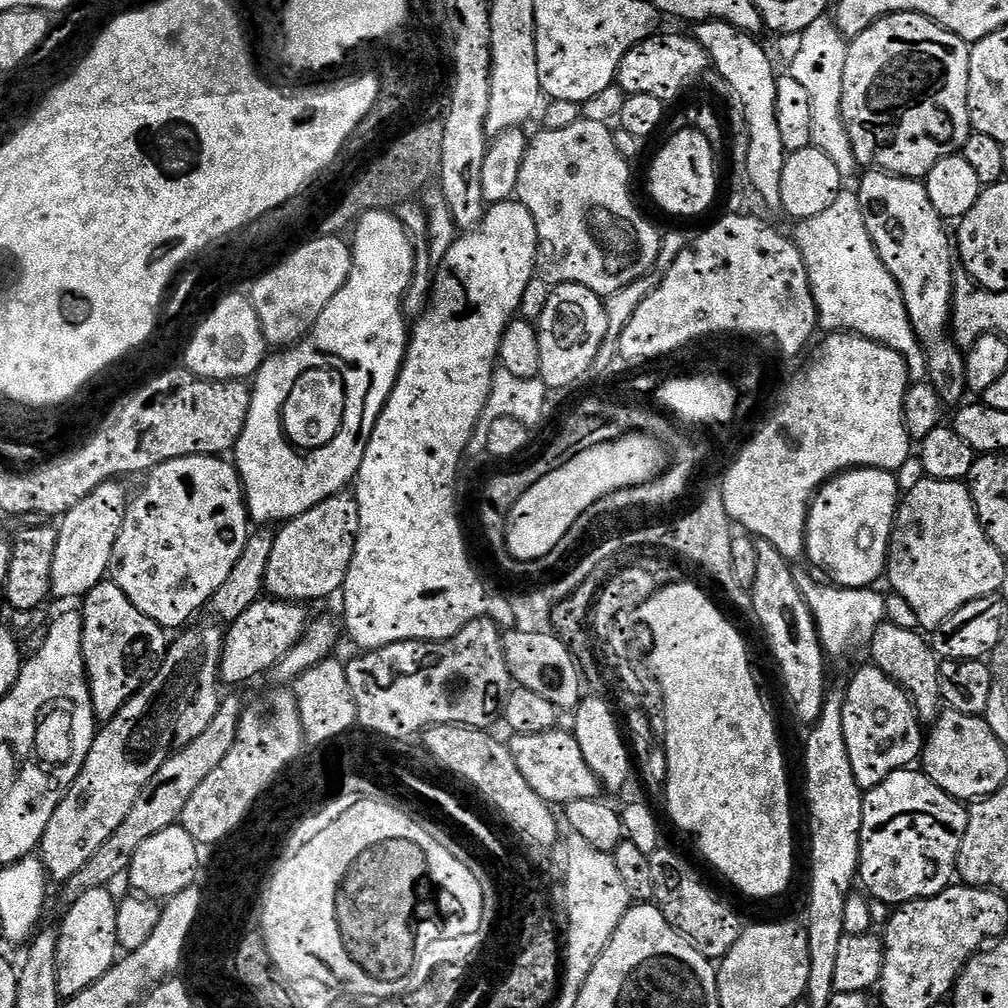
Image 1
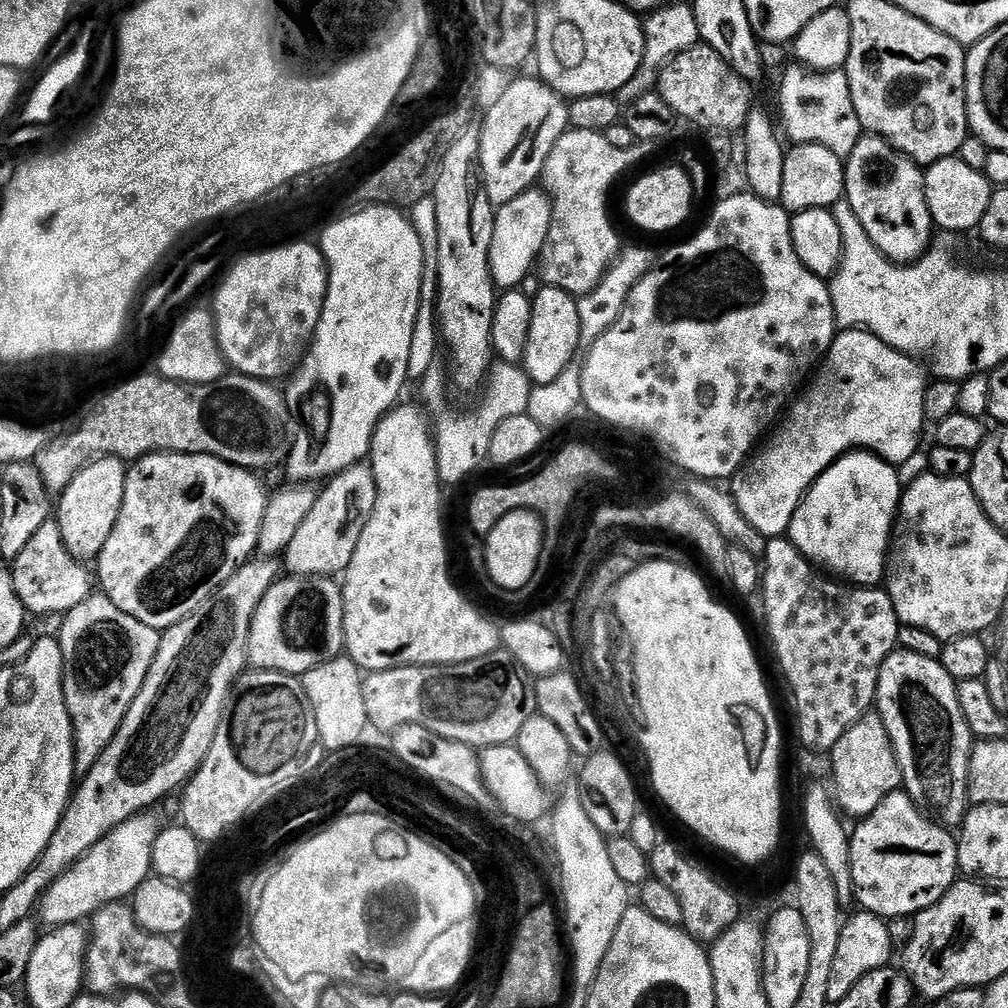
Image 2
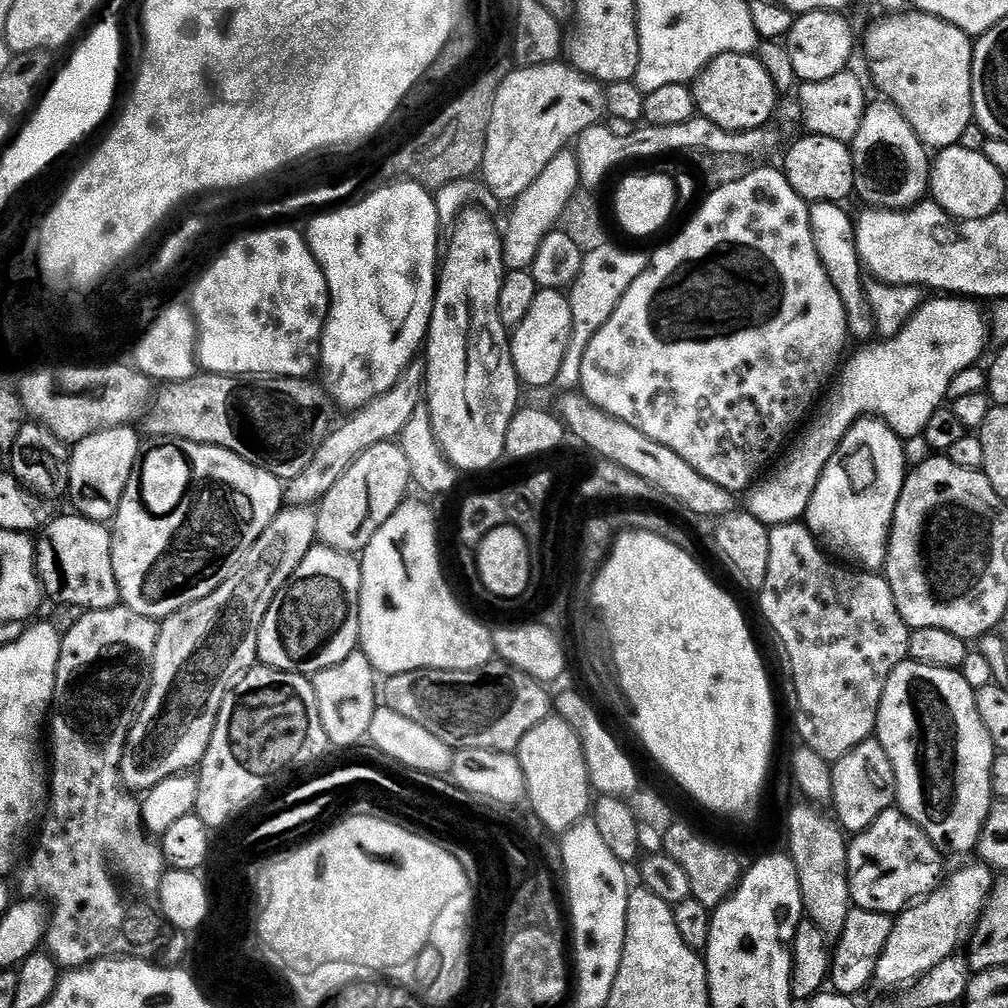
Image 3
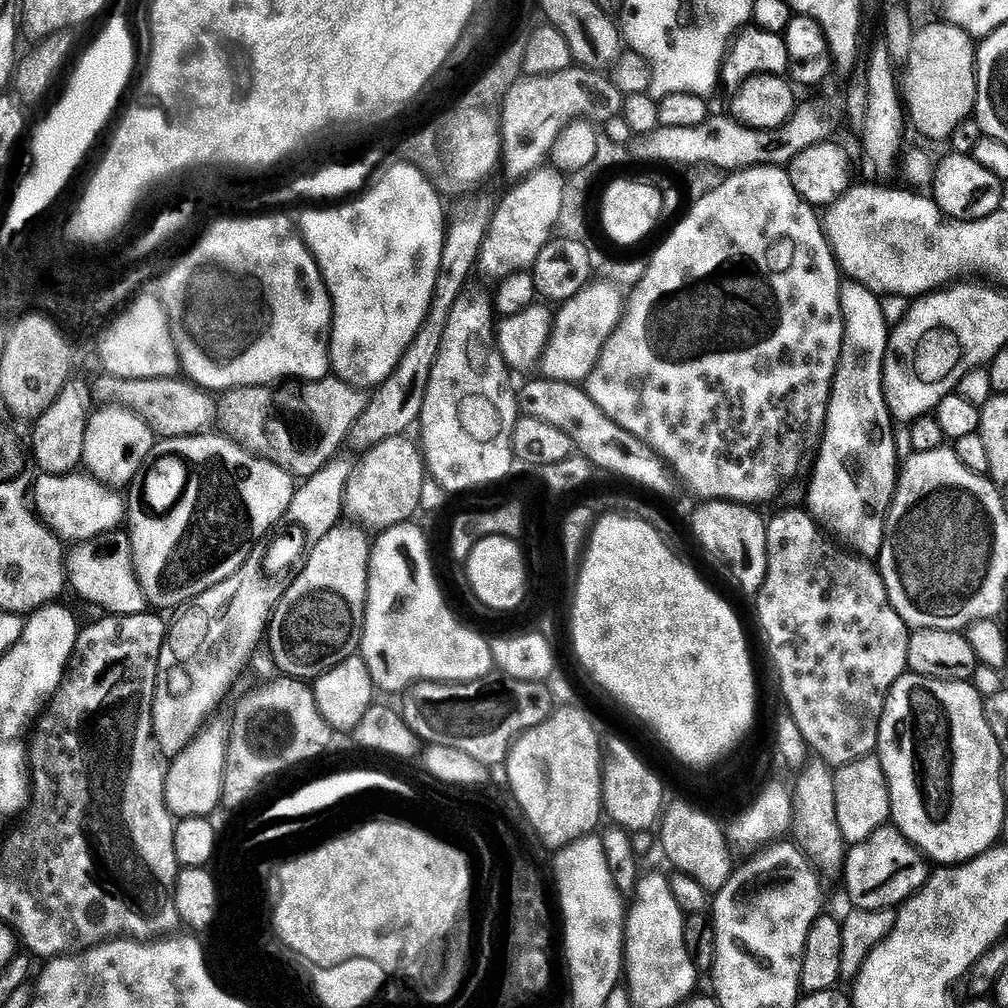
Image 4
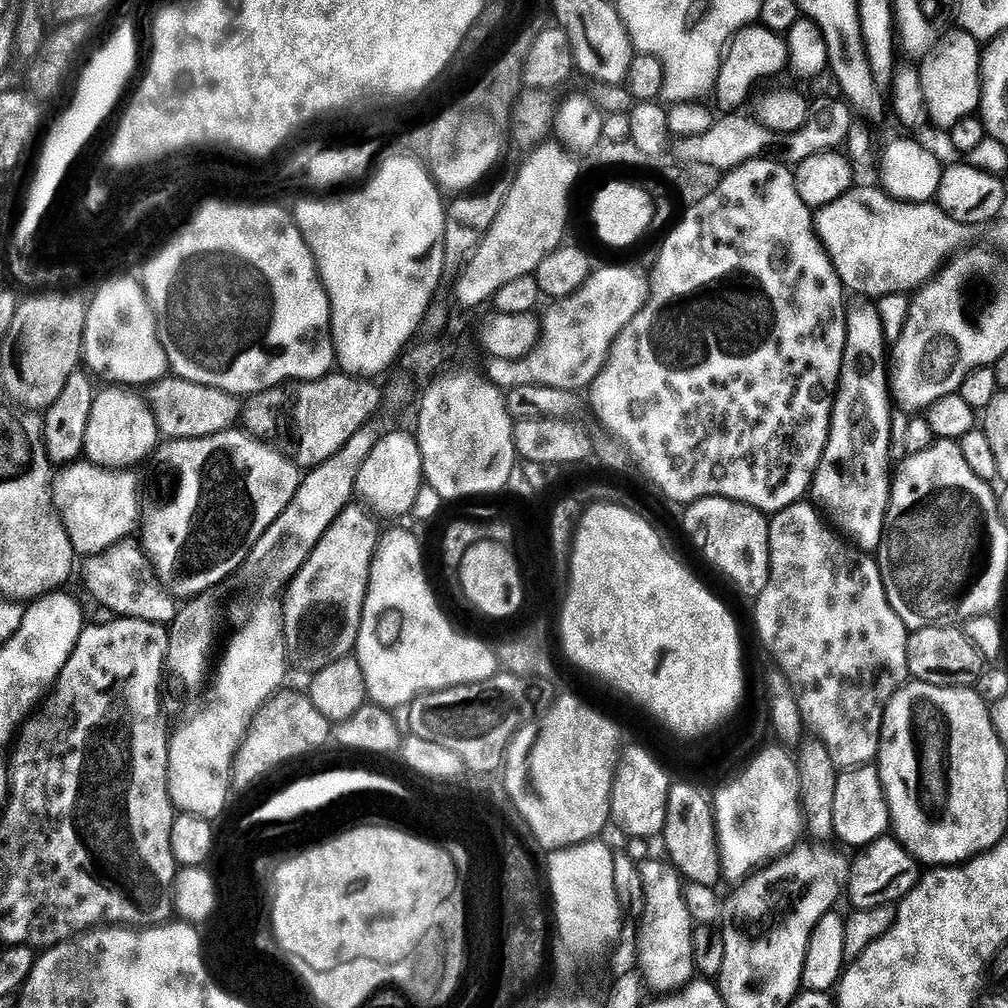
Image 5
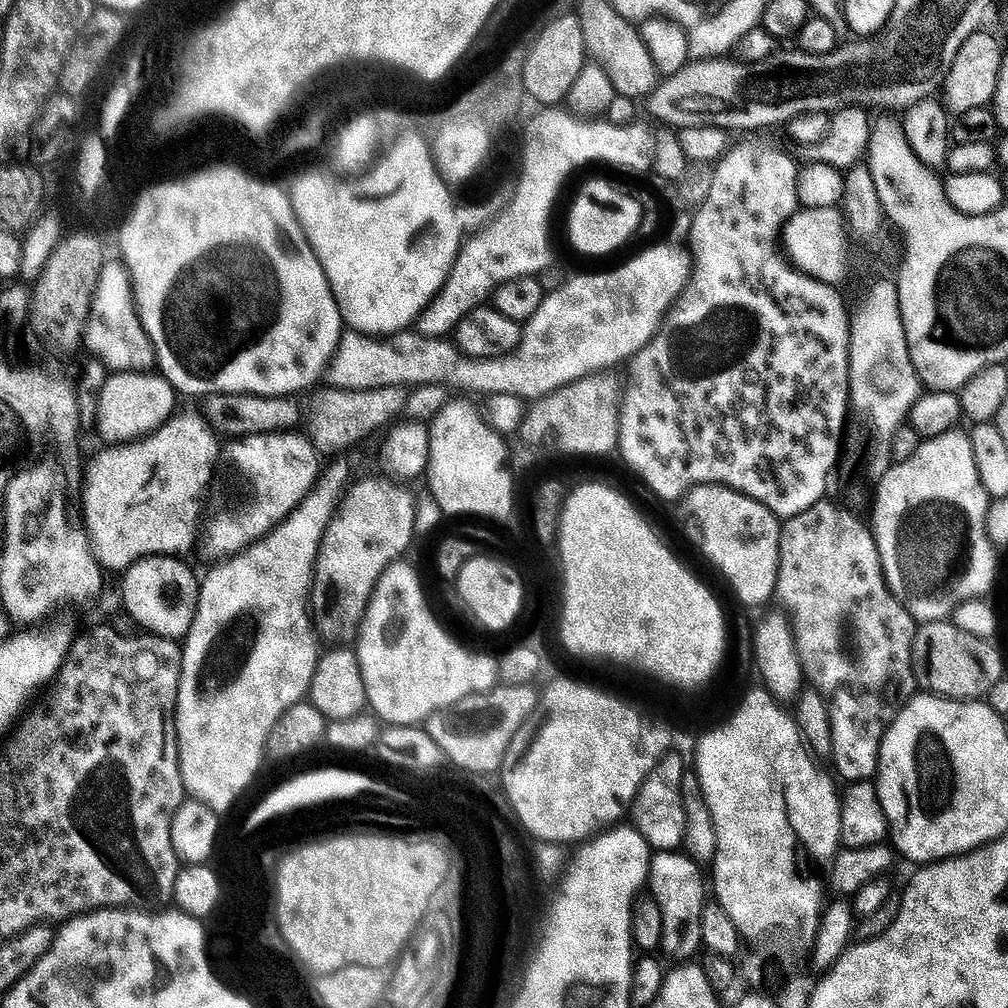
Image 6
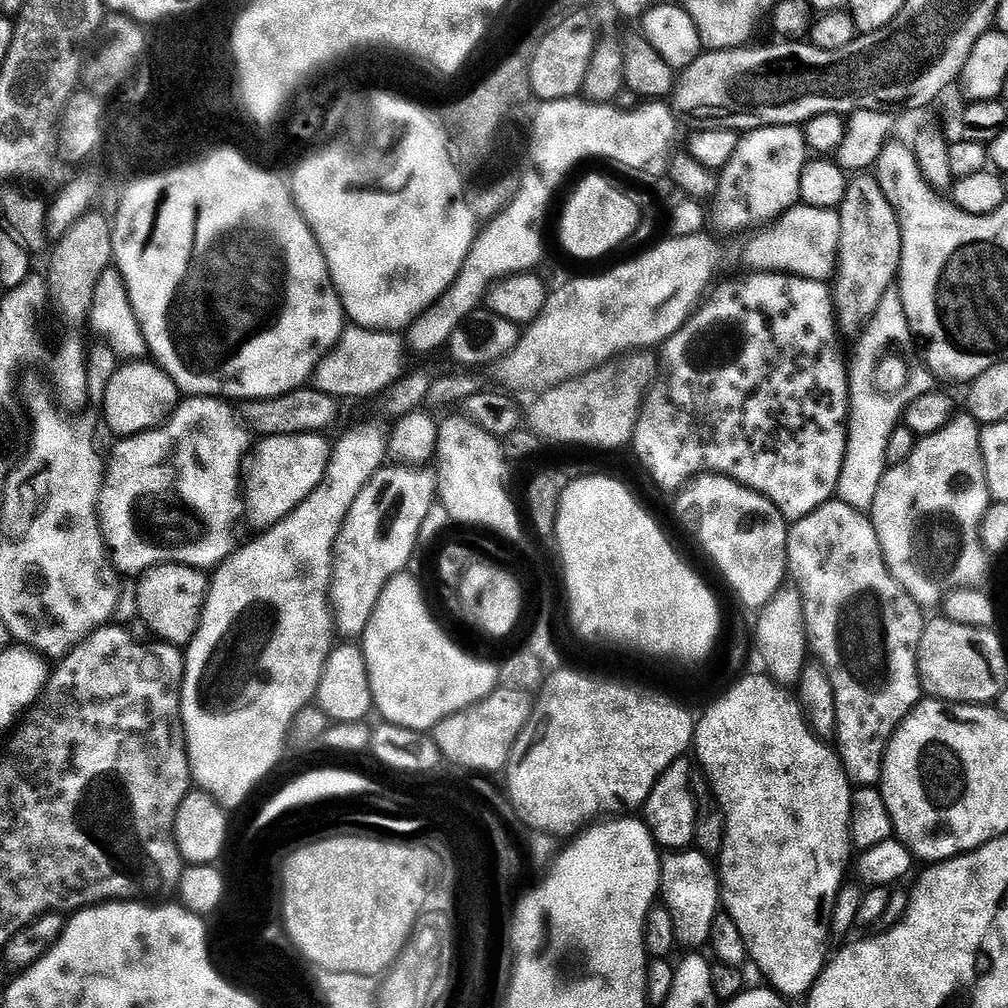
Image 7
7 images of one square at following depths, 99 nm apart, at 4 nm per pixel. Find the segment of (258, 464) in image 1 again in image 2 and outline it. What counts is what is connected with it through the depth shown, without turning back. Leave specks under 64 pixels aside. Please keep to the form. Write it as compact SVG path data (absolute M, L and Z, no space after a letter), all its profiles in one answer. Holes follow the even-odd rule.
M383 206L379 211L364 211L364 215L355 216L355 219L344 220L344 223L337 222L335 223L335 227L332 228L332 231L329 231L327 234L327 239L325 241L319 242L319 247L321 249L325 249L328 251L328 257L330 258L330 262L328 264L328 293L326 294L326 298L324 299L324 309L322 310L322 314L320 315L320 321L318 322L318 326L316 327L316 335L312 337L312 342L308 346L308 351L304 354L304 359L300 361L298 367L291 373L290 379L287 381L286 387L283 389L284 399L287 401L289 398L292 397L292 391L289 388L296 388L300 394L306 390L306 388L310 388L312 384L316 384L318 380L320 382L324 382L324 384L328 384L330 382L330 390L334 392L334 400L336 400L336 404L344 404L344 420L342 418L338 418L338 414L342 414L342 412L336 412L336 420L334 420L334 428L332 428L332 436L330 436L330 444L326 446L326 448L314 448L313 440L307 438L301 438L301 440L296 440L292 444L292 449L287 449L286 458L288 454L288 477L287 479L292 482L317 482L316 480L323 481L325 478L331 478L339 474L340 472L346 471L348 468L352 468L355 464L361 463L369 455L371 446L372 446L372 435L376 433L377 426L380 425L381 420L384 419L385 416L388 415L389 412L392 411L393 408L397 407L398 401L396 400L400 396L400 391L404 388L404 383L408 380L408 363L412 360L412 343L416 340L416 319L420 316L420 295L424 292L424 244L420 241L420 236L416 233L416 228L414 225L411 224L410 221L407 220L406 217L403 216L401 209L396 206Z

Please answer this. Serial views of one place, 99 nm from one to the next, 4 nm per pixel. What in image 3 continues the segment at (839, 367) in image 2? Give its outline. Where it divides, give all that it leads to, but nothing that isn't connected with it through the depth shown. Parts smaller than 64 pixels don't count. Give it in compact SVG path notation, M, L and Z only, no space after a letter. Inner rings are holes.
M968 298L940 299L944 300L932 300L929 304L928 301L921 303L915 314L904 323L904 327L896 335L881 339L879 341L881 344L858 353L848 365L847 363L843 365L845 368L844 373L843 368L839 373L840 381L838 376L831 385L832 393L830 388L827 395L819 401L815 411L811 413L810 419L803 425L802 431L795 437L796 445L794 440L787 449L789 452L784 465L769 480L761 479L751 489L747 497L749 500L746 511L754 518L758 518L758 522L769 526L795 524L807 513L808 503L818 486L820 476L824 473L824 467L830 462L842 438L855 426L857 420L879 418L888 425L891 432L895 432L901 438L919 437L923 433L932 415L945 403L950 382L954 382L954 377L962 374L962 370L973 367L979 361L976 359L983 354L984 347L987 346L988 340L990 341L990 324L985 313L984 316L980 313L979 303Z

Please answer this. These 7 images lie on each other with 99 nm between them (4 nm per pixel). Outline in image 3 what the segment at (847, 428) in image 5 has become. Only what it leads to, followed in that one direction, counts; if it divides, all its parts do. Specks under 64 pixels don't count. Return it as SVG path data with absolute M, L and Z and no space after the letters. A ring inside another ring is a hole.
M812 204L808 209L810 231L818 258L830 282L834 282L842 298L842 306L848 319L848 331L853 337L856 335L858 339L864 340L868 335L873 335L874 321L867 300L865 273L862 271L862 262L856 253L854 224L851 219L848 221L848 216L842 209L840 204ZM857 420L824 467L808 503L806 527L817 541L833 557L841 556L836 558L873 574L879 573L888 559L888 532L906 475L904 444L883 420Z

